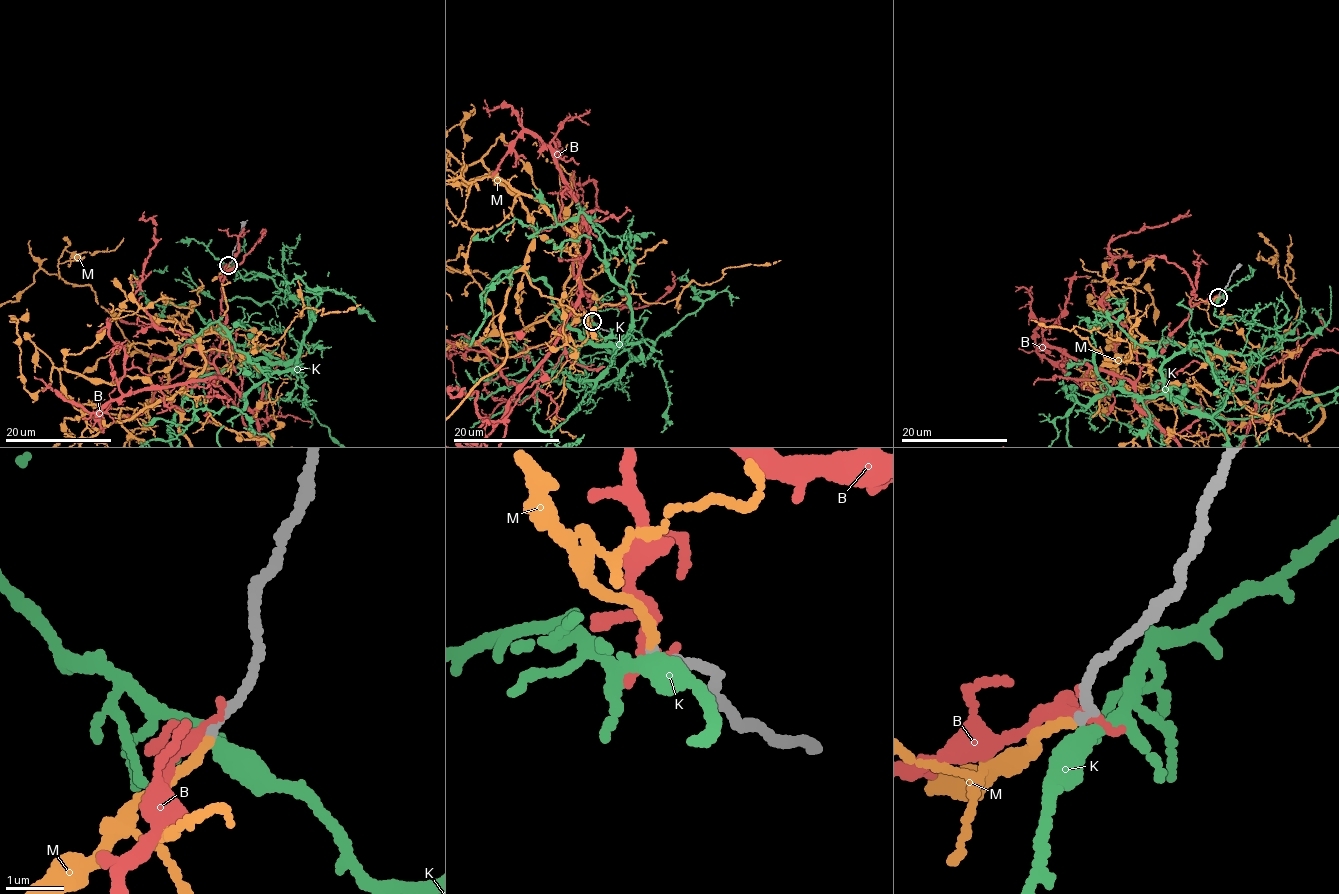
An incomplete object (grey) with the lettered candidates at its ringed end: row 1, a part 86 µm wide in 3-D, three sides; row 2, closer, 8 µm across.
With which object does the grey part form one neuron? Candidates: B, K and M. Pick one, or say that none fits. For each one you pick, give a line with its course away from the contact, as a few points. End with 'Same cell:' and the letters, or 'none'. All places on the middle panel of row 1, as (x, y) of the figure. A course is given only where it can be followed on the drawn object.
M: it runs (592, 322), (571, 295), (506, 348), (564, 298), (574, 257), (531, 222), (498, 319), (504, 362)
Same cell: M

